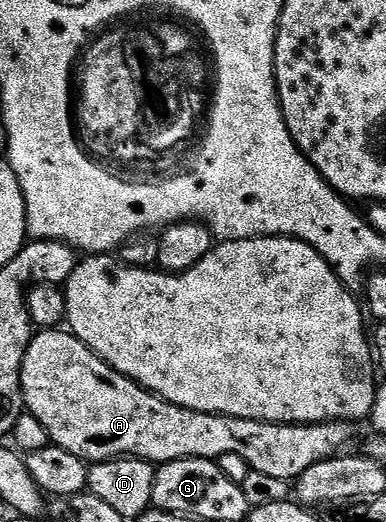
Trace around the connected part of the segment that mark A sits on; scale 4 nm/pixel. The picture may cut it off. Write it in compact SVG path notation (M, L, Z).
M44 328L33 337L32 342L28 346L28 350L24 353L24 363L20 369L20 391L24 394L24 405L27 413L33 414L42 424L42 428L46 428L49 439L55 445L65 449L66 452L73 453L74 456L83 459L88 464L98 462L106 462L110 458L122 458L131 456L134 458L142 458L146 462L153 464L163 464L173 462L174 460L182 460L183 458L211 458L218 460L227 454L237 454L242 456L242 460L246 460L246 464L257 475L265 474L268 478L289 478L295 480L302 476L302 472L306 472L306 468L310 468L314 464L318 464L327 458L337 457L341 453L343 446L348 446L352 442L352 437L356 434L357 427L351 422L313 422L311 424L281 424L278 422L255 422L249 418L228 418L225 414L199 414L196 410L187 410L181 406L175 406L156 394L151 394L149 390L131 382L126 376L122 376L113 366L107 366L94 351L86 344L82 344L82 340L78 340L67 329L64 328Z

